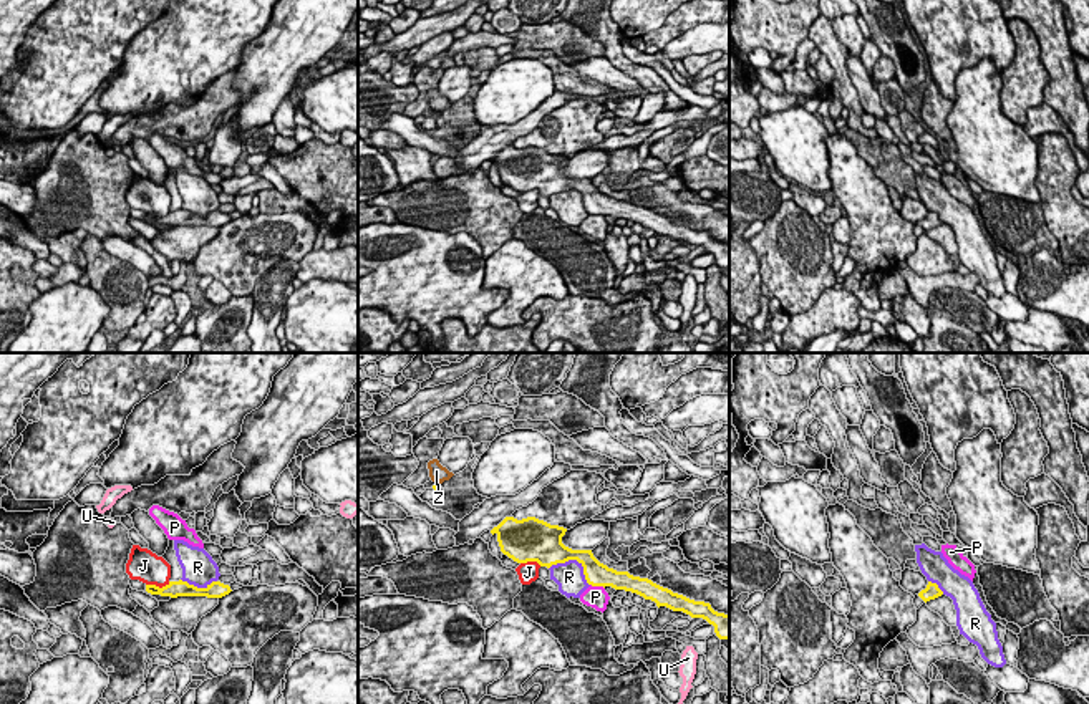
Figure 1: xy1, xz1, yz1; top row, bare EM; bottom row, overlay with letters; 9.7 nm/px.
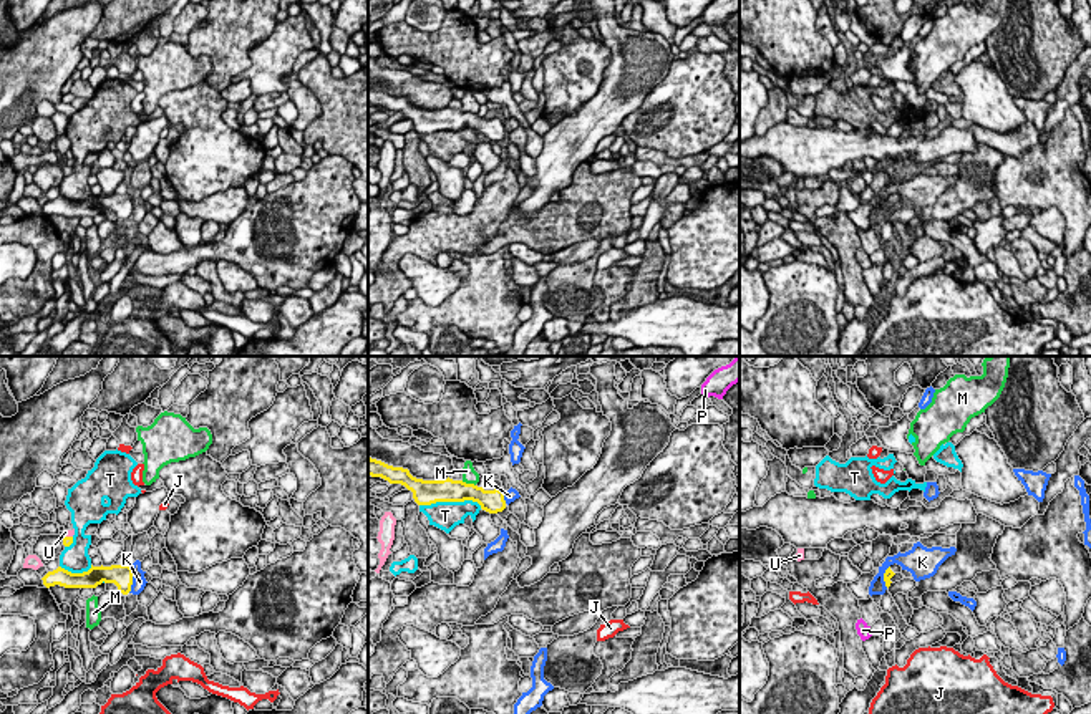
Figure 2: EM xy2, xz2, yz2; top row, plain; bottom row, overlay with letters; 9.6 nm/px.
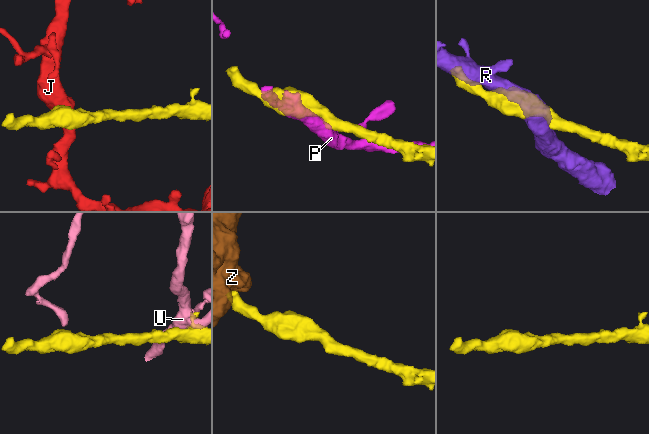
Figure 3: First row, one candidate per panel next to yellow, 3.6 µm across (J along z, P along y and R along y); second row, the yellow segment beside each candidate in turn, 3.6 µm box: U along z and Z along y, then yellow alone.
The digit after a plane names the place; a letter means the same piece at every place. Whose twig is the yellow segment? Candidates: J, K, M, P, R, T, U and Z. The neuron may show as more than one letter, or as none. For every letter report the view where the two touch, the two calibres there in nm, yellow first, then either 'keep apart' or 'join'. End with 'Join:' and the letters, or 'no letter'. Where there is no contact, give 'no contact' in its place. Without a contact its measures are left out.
J: xy1 | 160/300 nm | keep apart
K: xy2 | 220/130 nm | keep apart
M: xz2 | 220/160 nm | keep apart
P: xz1 | 240/220 nm | keep apart
R: xz1 | 260/280 nm | keep apart
T: xz2 | 240/280 nm | keep apart
U: xy2 | 100/60 nm | keep apart
Z: xz1 | 50/160 nm | keep apart
Join: no letter

